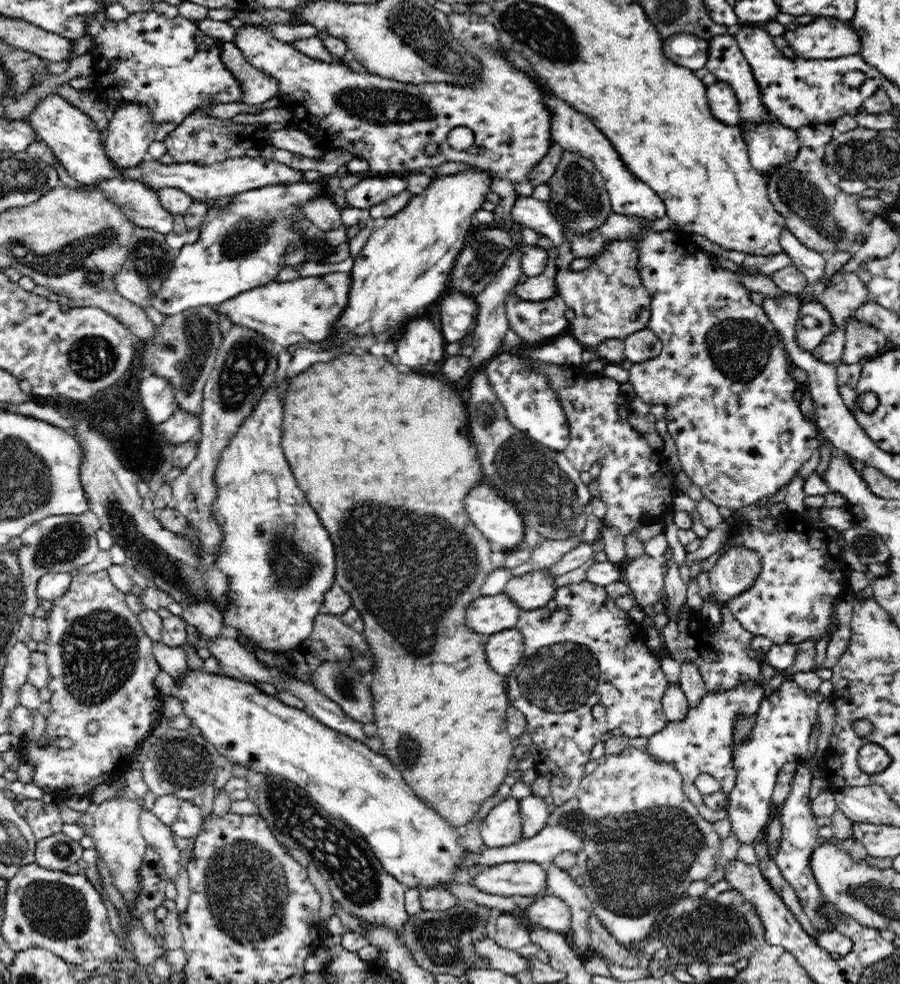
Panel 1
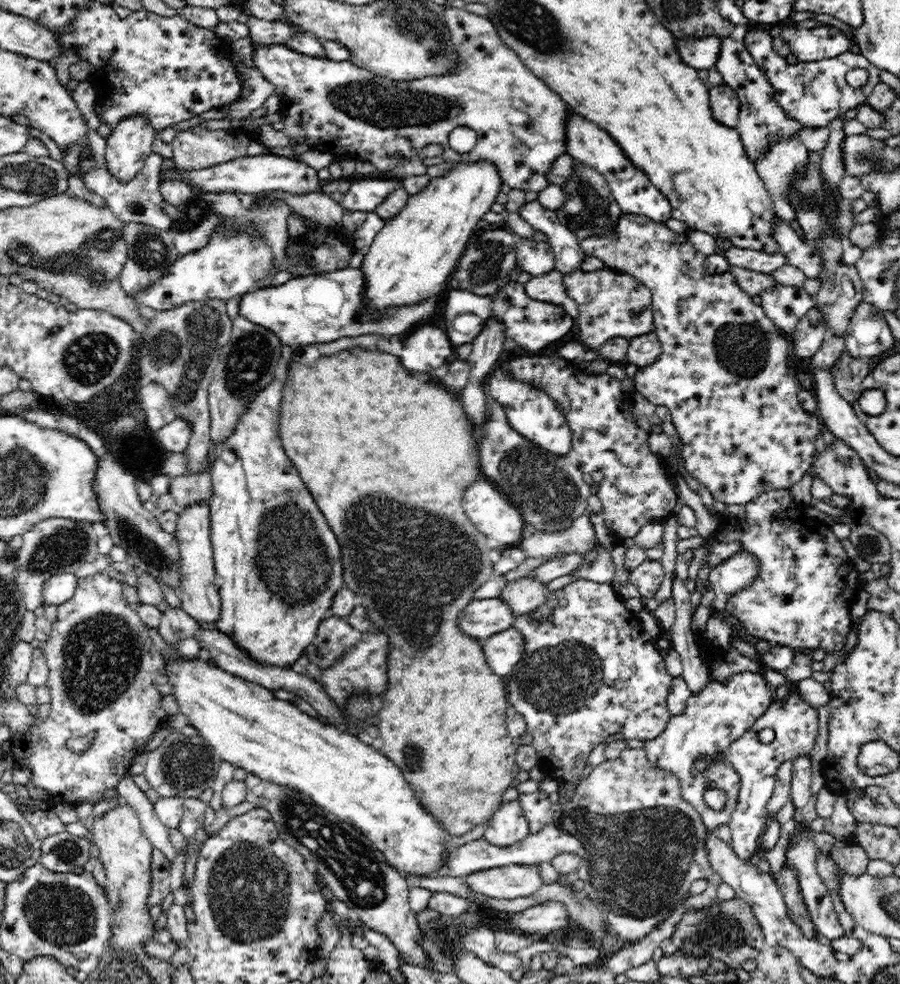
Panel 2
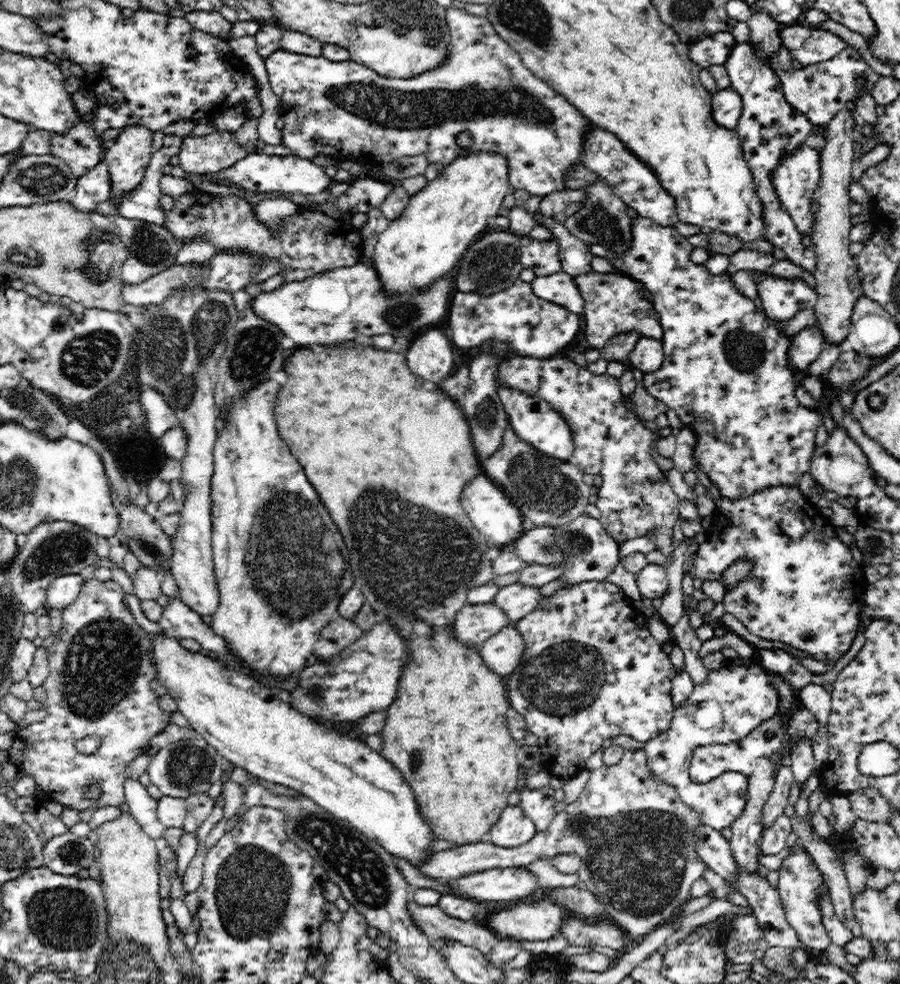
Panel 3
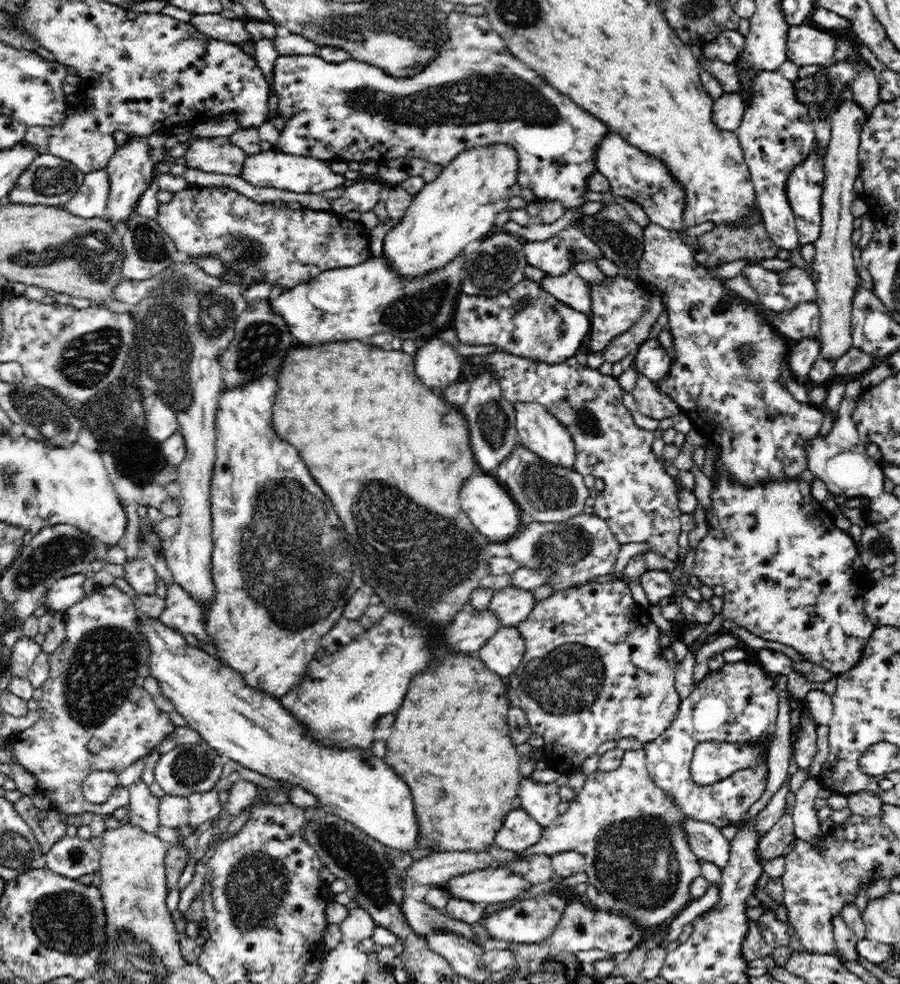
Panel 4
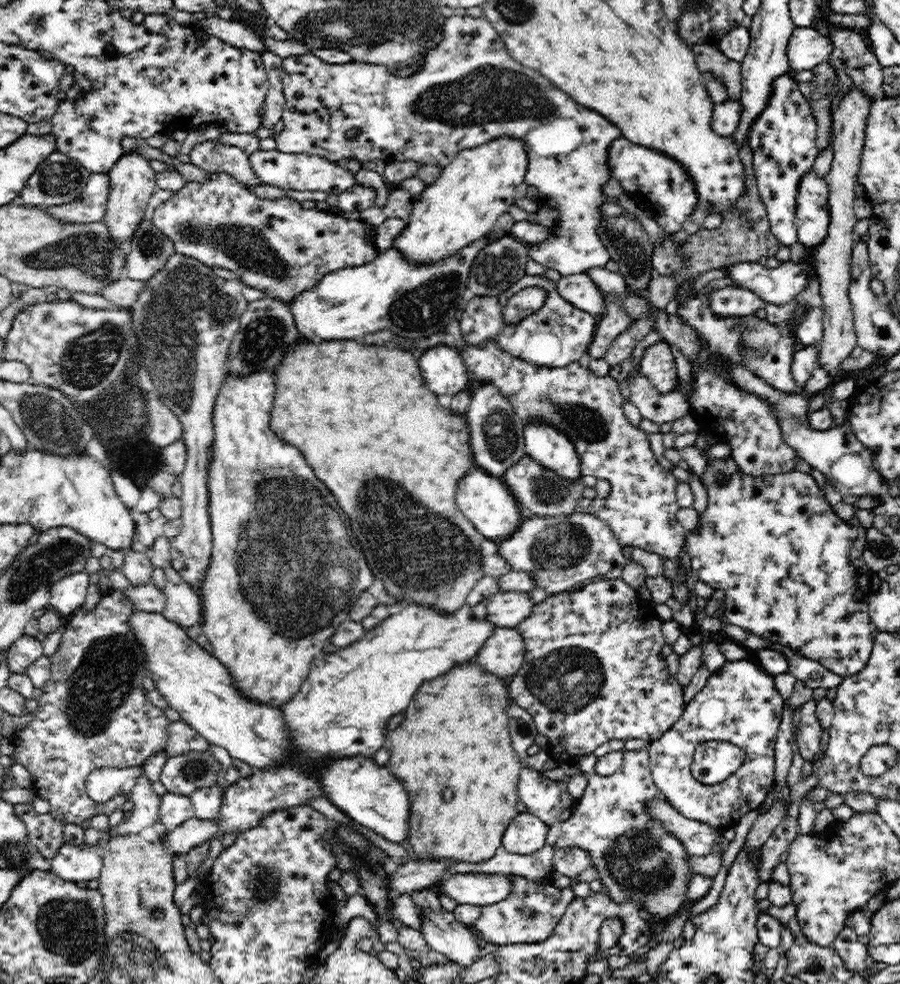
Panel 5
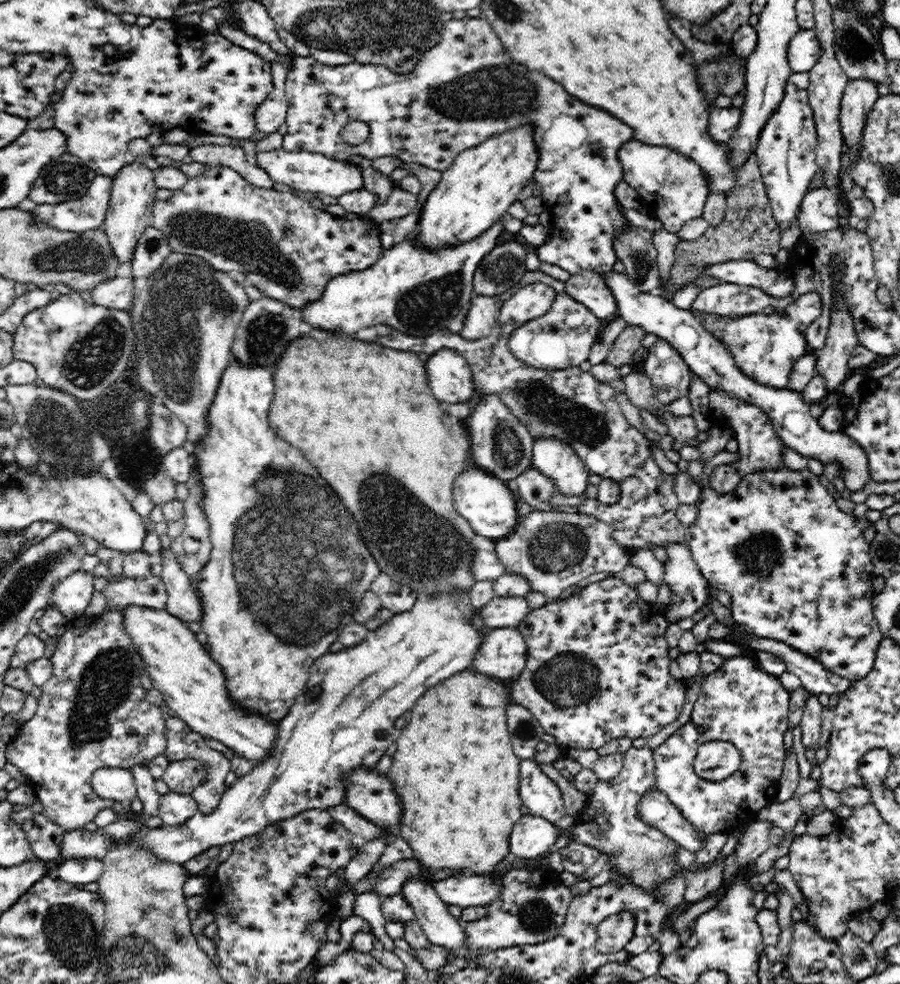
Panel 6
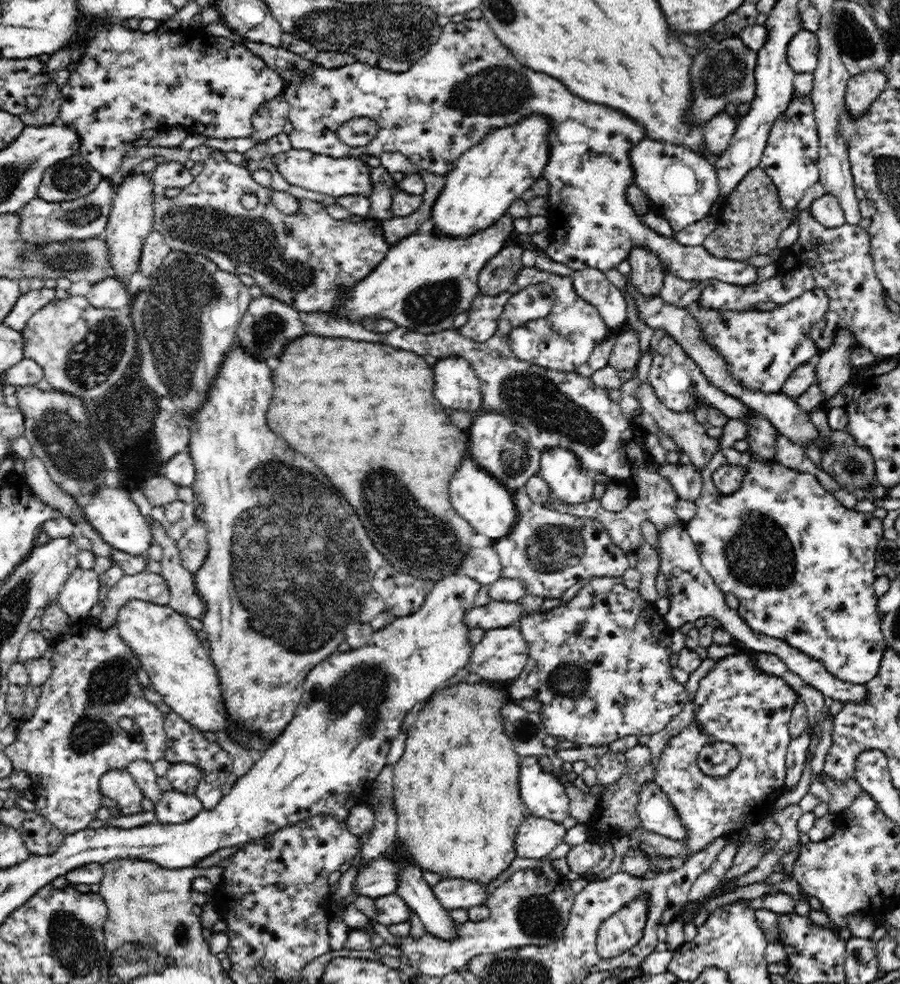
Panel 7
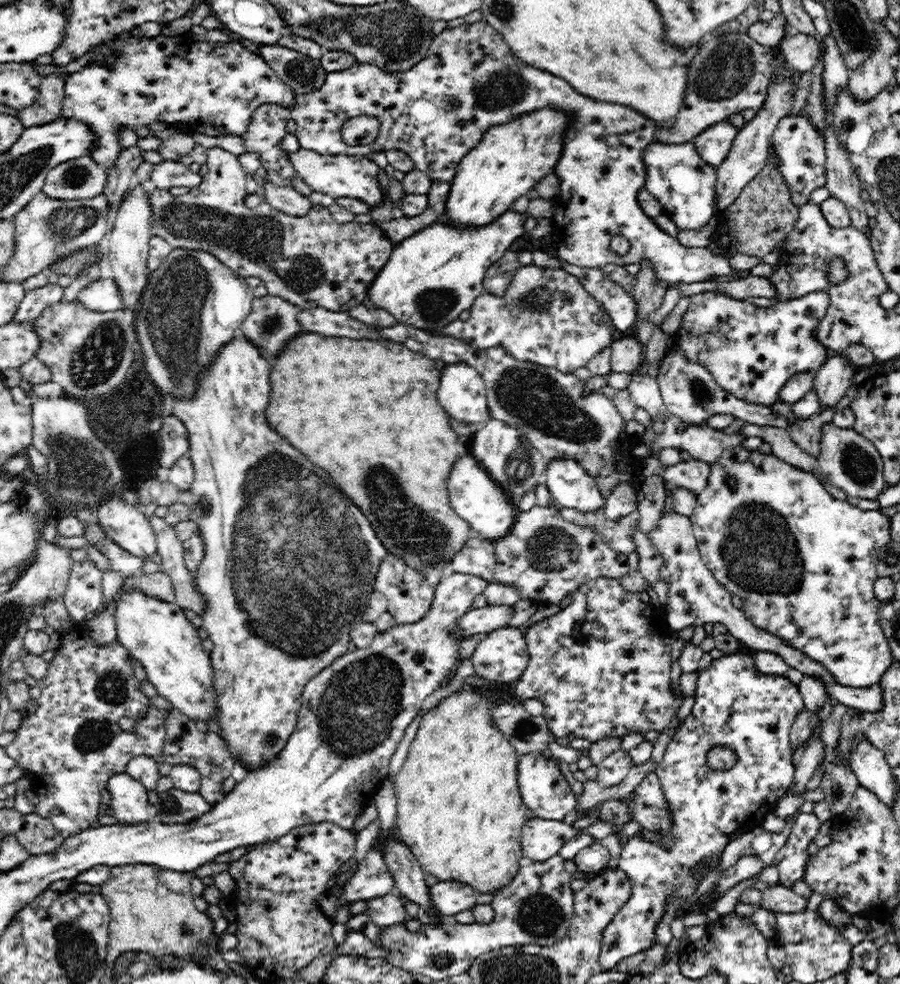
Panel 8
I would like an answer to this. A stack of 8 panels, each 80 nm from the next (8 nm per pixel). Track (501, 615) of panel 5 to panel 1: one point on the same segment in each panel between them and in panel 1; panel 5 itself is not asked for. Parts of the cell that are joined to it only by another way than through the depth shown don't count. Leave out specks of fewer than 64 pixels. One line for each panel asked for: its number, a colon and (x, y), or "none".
1: (533, 590)
2: (526, 595)
3: (517, 600)
4: (512, 605)

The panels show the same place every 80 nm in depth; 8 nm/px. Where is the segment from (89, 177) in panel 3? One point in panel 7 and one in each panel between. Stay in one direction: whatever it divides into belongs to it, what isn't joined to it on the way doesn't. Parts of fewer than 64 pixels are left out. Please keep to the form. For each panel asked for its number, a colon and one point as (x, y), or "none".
4: (92, 199)
5: (91, 207)
6: (64, 216)
7: (41, 222)

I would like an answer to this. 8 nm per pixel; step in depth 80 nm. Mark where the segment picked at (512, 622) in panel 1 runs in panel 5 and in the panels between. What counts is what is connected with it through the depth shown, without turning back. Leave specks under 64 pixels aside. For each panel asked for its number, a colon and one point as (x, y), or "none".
2: (482, 618)
3: (474, 624)
4: (342, 695)
5: (341, 710)

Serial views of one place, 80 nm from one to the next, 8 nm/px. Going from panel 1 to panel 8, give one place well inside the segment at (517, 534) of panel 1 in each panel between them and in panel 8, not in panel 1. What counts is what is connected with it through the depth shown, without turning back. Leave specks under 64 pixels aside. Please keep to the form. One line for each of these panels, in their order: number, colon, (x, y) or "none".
2: (493, 514)
3: (492, 513)
4: (487, 502)
5: (486, 500)
6: (485, 501)
7: (482, 500)
8: (474, 495)

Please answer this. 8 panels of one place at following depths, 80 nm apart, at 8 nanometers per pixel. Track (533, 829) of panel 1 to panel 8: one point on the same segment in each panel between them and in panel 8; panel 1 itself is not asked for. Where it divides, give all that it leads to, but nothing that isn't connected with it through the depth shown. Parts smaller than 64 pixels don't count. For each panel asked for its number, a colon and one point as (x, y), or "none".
2: (536, 806)
3: (538, 804)
4: (540, 801)
5: (542, 797)
6: (540, 794)
7: (543, 793)
8: (544, 790)

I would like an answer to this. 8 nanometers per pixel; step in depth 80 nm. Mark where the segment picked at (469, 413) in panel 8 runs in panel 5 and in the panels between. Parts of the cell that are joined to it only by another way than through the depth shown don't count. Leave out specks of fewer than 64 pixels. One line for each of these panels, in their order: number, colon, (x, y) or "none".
5: (444, 369)
6: (449, 374)
7: (457, 386)

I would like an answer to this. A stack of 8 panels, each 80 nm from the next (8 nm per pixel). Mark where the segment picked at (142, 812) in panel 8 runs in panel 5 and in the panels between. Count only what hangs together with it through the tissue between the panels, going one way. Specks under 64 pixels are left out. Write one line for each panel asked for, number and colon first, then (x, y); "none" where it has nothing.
5: (103, 784)
6: (117, 784)
7: (118, 784)

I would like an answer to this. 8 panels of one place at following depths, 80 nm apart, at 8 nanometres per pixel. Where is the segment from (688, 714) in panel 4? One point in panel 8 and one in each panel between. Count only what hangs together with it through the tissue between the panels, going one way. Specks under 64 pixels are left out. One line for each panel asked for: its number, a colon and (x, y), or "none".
5: (740, 704)
6: (739, 703)
7: (737, 703)
8: (735, 706)

